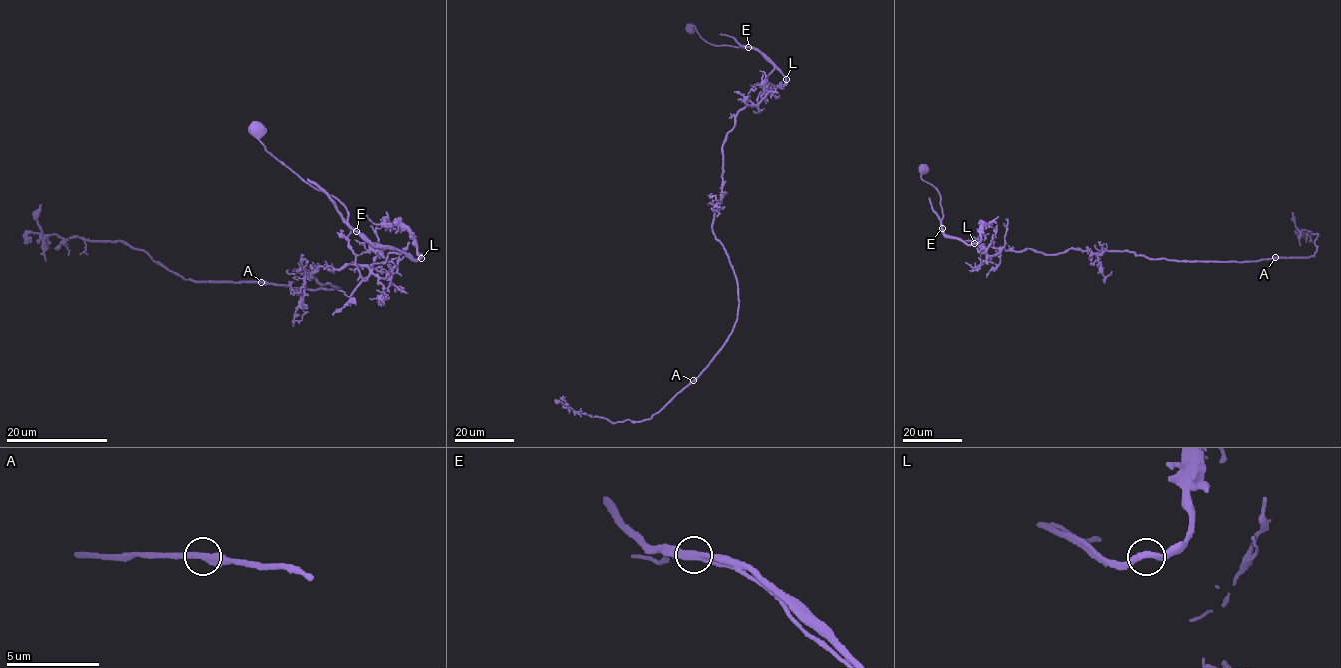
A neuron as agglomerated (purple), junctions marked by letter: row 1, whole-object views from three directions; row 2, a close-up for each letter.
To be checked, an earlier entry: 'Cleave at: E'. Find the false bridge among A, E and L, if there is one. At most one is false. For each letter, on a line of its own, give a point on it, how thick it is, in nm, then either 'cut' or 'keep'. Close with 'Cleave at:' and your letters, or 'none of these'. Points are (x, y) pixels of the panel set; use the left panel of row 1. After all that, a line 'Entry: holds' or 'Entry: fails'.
A: (261, 282) | 360 nm | keep
E: (356, 231) | 360 nm | cut
L: (421, 258) | 320 nm | keep
Cleave at: E
Entry: holds

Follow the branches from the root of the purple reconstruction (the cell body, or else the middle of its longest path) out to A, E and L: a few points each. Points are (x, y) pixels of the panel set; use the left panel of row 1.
A: (260, 130), (355, 230), (399, 251), (294, 270), (340, 288), (261, 282)
E: (260, 130), (259, 140), (265, 149), (306, 182), (333, 196), (345, 207), (347, 222), (356, 231)
L: (260, 130), (265, 149), (306, 182), (333, 196), (345, 207), (347, 222), (370, 243), (421, 258)

